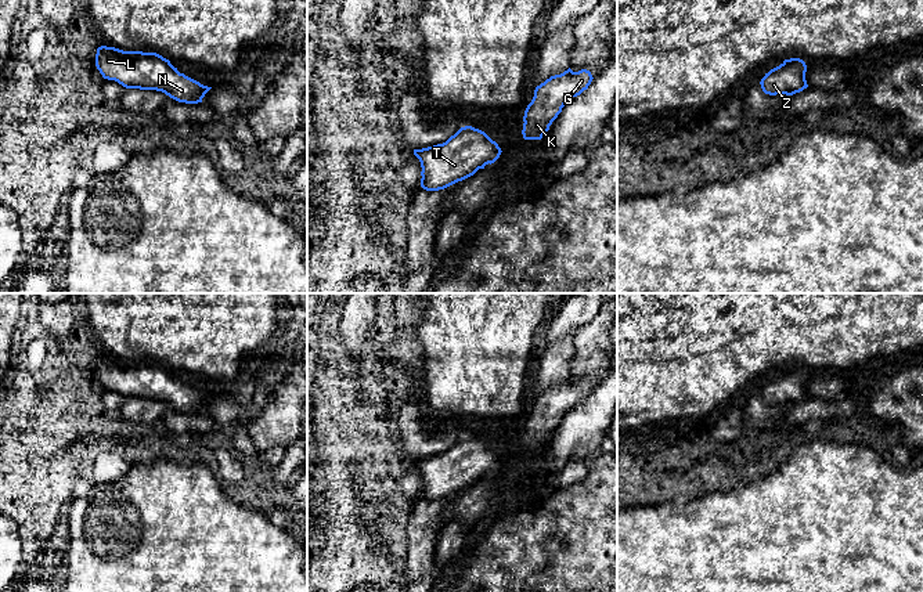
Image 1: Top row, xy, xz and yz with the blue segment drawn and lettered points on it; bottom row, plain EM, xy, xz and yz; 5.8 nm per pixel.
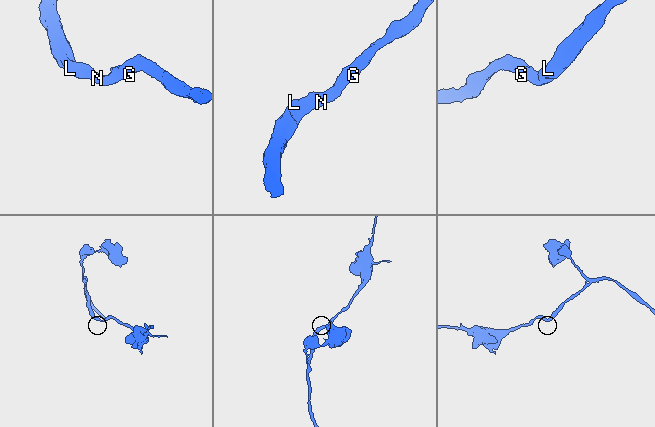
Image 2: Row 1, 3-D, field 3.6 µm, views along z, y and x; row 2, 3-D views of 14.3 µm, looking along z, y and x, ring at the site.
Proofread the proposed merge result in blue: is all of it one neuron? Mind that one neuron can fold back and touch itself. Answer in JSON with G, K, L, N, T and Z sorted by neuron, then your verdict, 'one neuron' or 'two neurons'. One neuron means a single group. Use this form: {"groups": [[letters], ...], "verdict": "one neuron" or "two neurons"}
{"groups": [["G", "K", "L", "N", "T", "Z"]], "verdict": "one neuron"}

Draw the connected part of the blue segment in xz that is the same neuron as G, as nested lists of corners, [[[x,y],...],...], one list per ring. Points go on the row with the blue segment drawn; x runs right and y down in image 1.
[[[569,68],[537,86],[534,97],[524,111],[523,138],[541,140],[565,104],[587,90],[592,79],[591,72],[587,69],[573,72]]]

